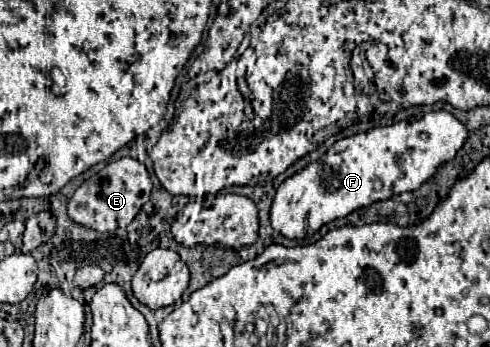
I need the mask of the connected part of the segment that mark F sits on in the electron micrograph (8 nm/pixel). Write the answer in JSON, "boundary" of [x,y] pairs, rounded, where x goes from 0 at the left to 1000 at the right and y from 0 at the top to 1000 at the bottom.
{"boundary":[[[912,317],[867,323],[843,352],[769,363],[696,398],[651,461],[631,467],[565,542],[553,588],[553,651],[582,686],[614,692],[639,680],[659,646],[700,628],[729,599],[818,553],[843,553],[871,524],[904,467],[933,444],[949,398],[949,357]]]}

